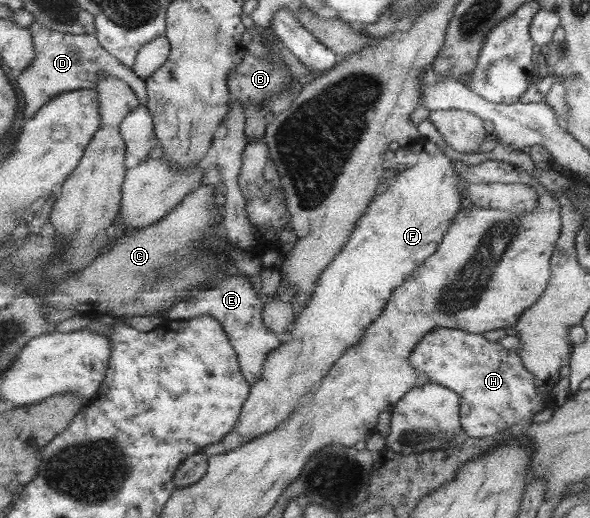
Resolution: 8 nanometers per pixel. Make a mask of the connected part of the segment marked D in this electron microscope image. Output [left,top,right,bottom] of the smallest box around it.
[17,23,149,119]

